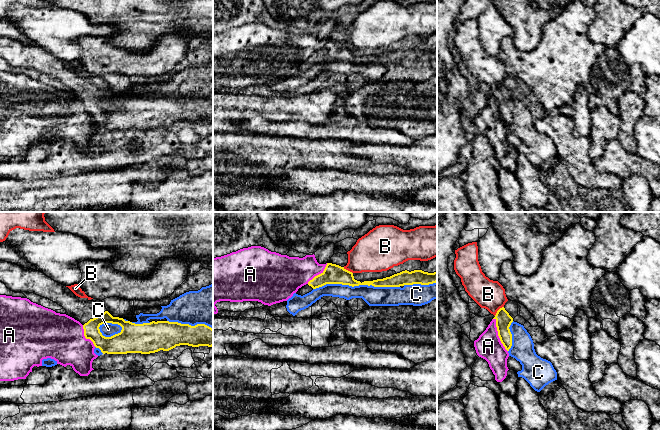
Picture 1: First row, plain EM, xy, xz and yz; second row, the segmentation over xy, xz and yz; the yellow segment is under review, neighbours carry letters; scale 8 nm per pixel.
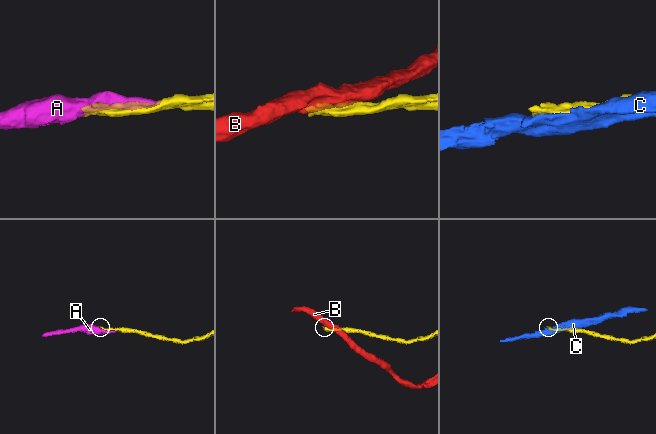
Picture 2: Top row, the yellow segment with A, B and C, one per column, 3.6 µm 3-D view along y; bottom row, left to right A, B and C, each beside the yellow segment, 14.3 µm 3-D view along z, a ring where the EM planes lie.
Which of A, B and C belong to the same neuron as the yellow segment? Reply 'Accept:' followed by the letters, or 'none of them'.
Accept: none of them

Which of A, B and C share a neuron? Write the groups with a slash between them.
A / B / C

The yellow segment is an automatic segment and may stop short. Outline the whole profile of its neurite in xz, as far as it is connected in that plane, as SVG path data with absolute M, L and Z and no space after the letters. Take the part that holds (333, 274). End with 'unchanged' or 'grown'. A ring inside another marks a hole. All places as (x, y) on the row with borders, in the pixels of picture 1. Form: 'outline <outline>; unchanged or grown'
outline M327 263L324 271L315 276L306 285L298 289L296 294L305 295L313 289L322 287L326 284L342 284L349 286L372 285L374 287L400 287L404 285L429 285L437 282L437 271L434 273L424 272L422 270L402 271L390 277L377 279L373 281L360 282L354 279L353 273L336 264Z; grown

